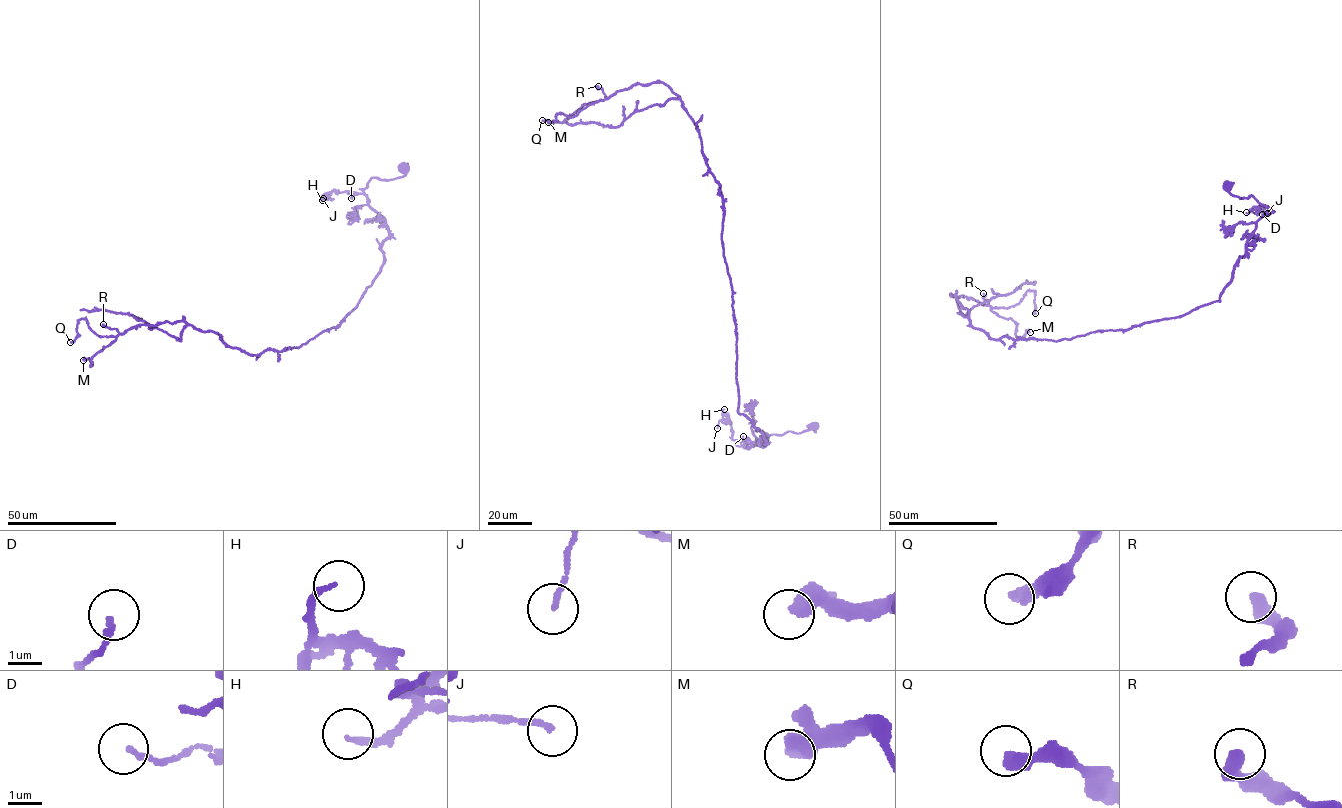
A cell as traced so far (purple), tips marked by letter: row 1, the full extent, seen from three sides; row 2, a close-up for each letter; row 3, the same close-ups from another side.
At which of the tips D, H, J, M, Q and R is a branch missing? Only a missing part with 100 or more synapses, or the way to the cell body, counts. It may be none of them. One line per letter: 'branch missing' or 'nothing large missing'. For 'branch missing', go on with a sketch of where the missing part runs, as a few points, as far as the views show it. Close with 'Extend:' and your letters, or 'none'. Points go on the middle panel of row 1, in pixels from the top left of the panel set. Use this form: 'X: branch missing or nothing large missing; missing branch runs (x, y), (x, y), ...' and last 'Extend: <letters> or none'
D: nothing large missing
H: nothing large missing
J: nothing large missing
M: nothing large missing
Q: nothing large missing
R: nothing large missing
Extend: none

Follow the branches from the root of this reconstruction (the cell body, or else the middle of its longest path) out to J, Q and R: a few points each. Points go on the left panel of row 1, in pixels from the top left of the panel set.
J: (403, 166), (404, 174), (398, 178), (372, 177), (363, 193), (336, 190), (323, 198)
Q: (403, 166), (363, 189), (380, 272), (298, 347), (81, 318), (70, 342)
R: (403, 166), (363, 189), (388, 230), (380, 272), (298, 347), (252, 355), (183, 321), (103, 324)

